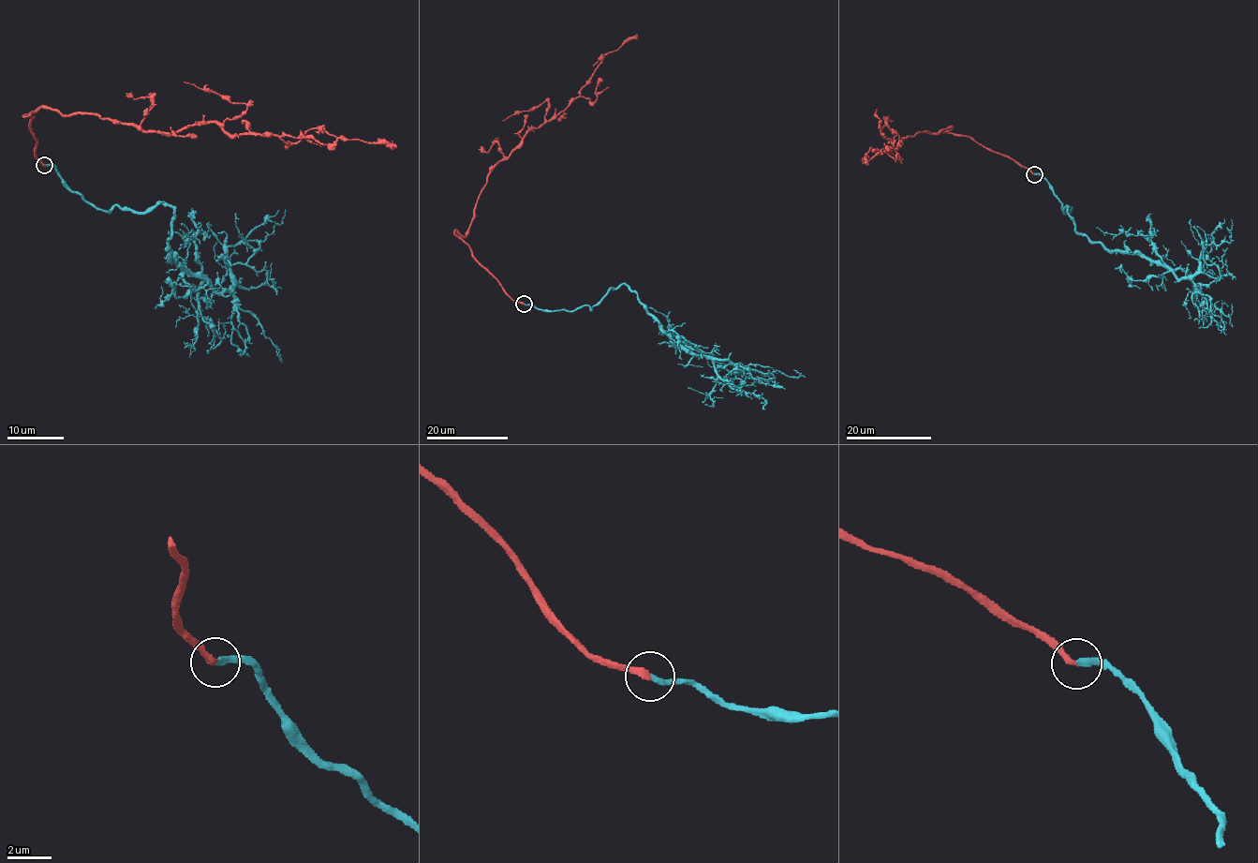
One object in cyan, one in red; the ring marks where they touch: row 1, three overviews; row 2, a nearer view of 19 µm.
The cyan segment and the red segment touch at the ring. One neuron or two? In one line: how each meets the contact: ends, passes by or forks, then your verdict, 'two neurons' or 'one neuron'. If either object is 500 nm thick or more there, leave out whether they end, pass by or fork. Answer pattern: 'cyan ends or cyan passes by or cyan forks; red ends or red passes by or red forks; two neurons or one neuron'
cyan ends; red ends; one neuron

